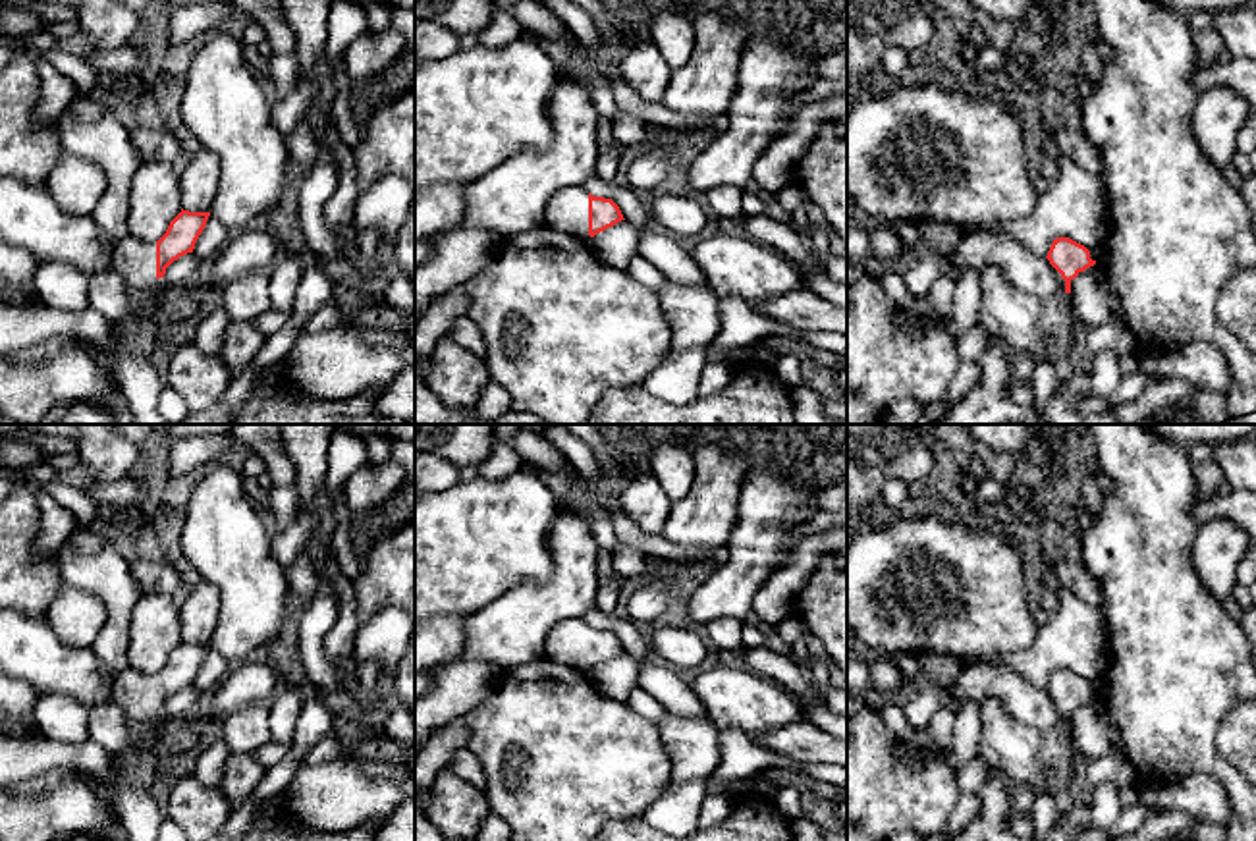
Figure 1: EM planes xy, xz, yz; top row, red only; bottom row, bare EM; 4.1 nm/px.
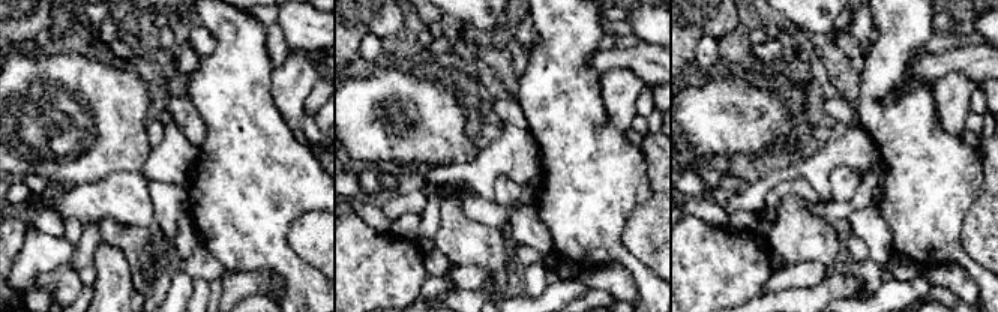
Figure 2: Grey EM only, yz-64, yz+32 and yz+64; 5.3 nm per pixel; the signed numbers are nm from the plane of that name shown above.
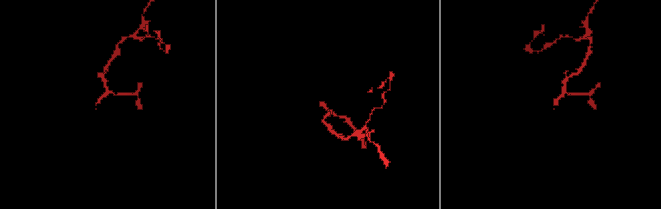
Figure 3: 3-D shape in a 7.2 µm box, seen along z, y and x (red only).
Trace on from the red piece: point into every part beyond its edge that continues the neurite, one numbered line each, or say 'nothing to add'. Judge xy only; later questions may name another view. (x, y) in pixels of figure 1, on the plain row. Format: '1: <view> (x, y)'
1: xy (136, 693)

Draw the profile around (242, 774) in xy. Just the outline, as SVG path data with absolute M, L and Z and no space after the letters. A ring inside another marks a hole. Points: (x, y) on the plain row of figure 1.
M232 752L220 779L220 787L230 804L235 808L247 802L266 772L268 770L257 762L255 752Z

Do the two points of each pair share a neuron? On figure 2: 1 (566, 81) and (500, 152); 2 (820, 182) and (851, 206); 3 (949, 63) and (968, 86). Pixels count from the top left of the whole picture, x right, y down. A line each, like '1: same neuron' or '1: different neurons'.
1: different neurons
2: different neurons
3: different neurons

